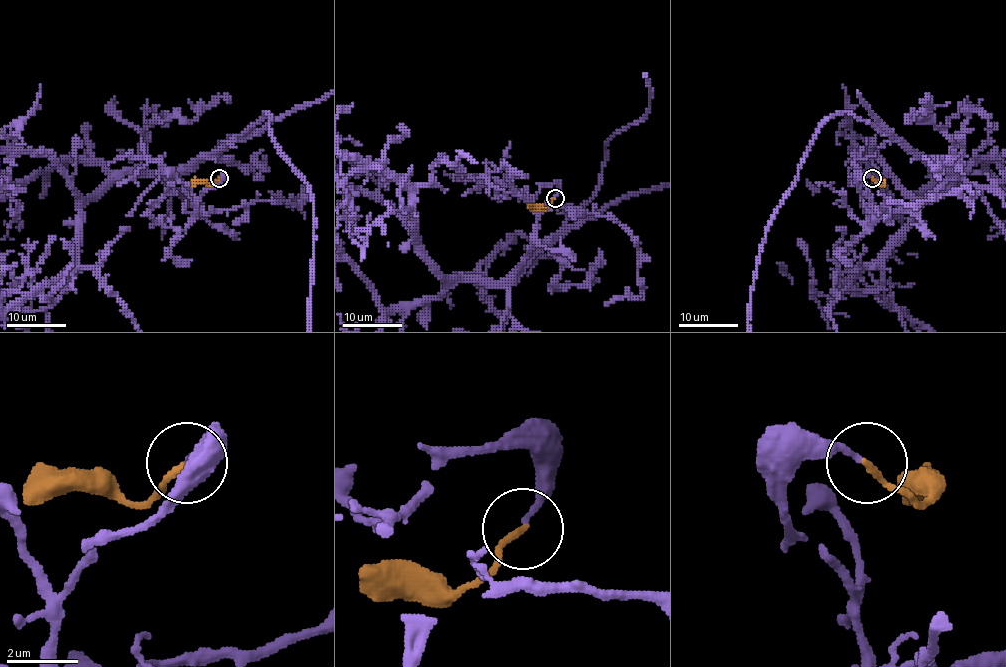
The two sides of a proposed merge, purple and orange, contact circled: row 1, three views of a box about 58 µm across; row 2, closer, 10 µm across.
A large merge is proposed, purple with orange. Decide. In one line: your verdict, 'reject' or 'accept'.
reject

